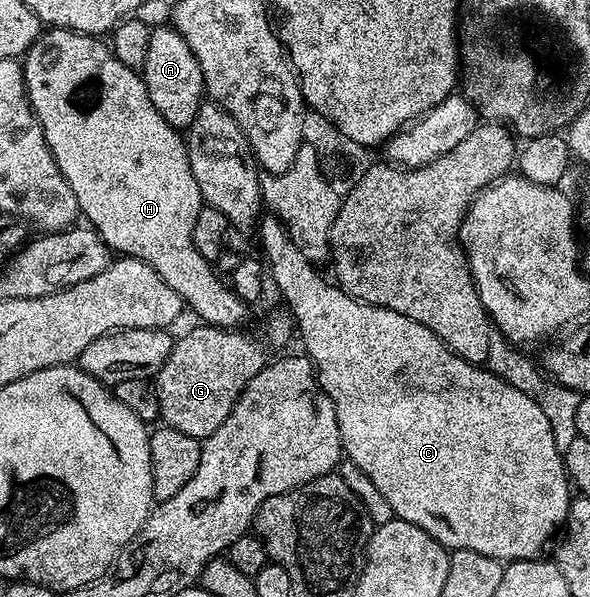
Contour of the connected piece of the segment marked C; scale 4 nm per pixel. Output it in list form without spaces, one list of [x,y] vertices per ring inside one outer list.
[[[262,215],[255,235],[261,239],[262,254],[260,255],[267,265],[267,272],[272,283],[273,280],[277,283],[282,298],[289,303],[288,309],[299,329],[299,340],[301,336],[302,342],[305,343],[304,355],[309,357],[313,368],[317,371],[317,380],[321,383],[321,389],[327,393],[335,406],[335,418],[339,422],[344,455],[355,466],[359,466],[359,470],[363,470],[367,478],[371,478],[372,484],[383,493],[383,498],[387,498],[394,517],[427,530],[431,538],[435,538],[449,550],[458,548],[475,550],[479,554],[487,554],[502,562],[538,559],[544,553],[541,551],[544,550],[545,543],[549,539],[550,541],[554,539],[553,531],[556,528],[558,531],[564,525],[571,499],[569,473],[565,470],[562,449],[555,446],[555,434],[551,434],[551,422],[547,422],[547,414],[543,414],[543,410],[539,410],[537,403],[527,398],[523,390],[515,390],[515,386],[511,386],[506,380],[490,372],[488,368],[467,362],[463,357],[454,354],[434,332],[427,330],[427,326],[419,326],[419,322],[411,318],[403,318],[403,314],[395,314],[395,310],[387,310],[374,304],[363,304],[354,296],[346,294],[339,286],[334,286],[332,283],[329,285],[313,269],[316,267],[311,263],[301,245],[296,244],[290,238],[289,231],[278,216]]]

